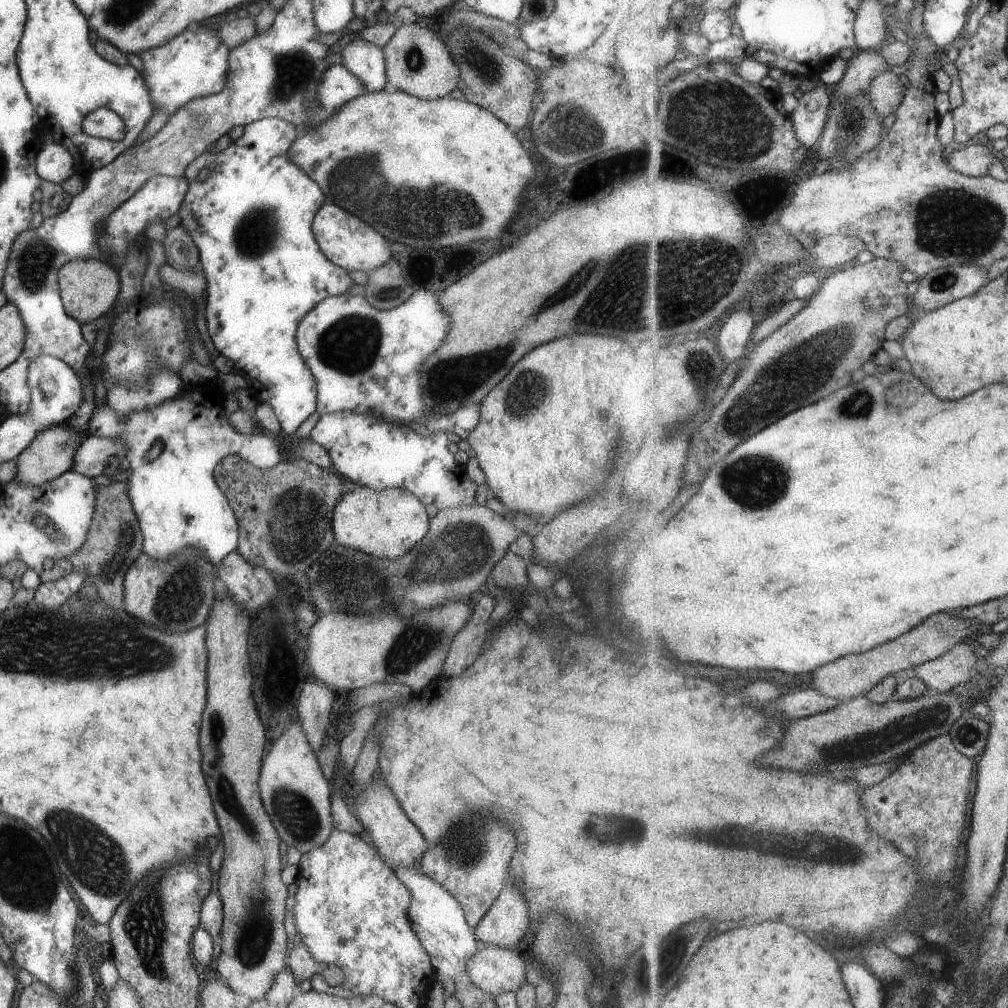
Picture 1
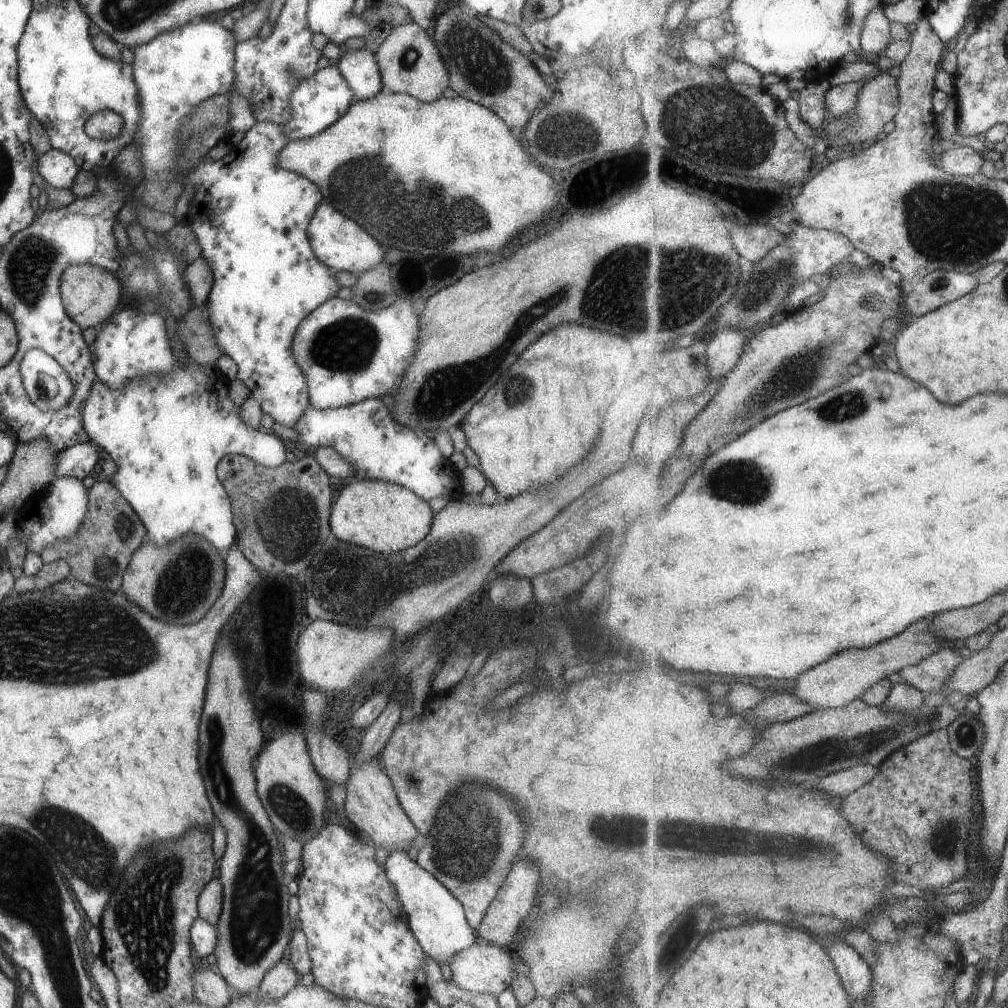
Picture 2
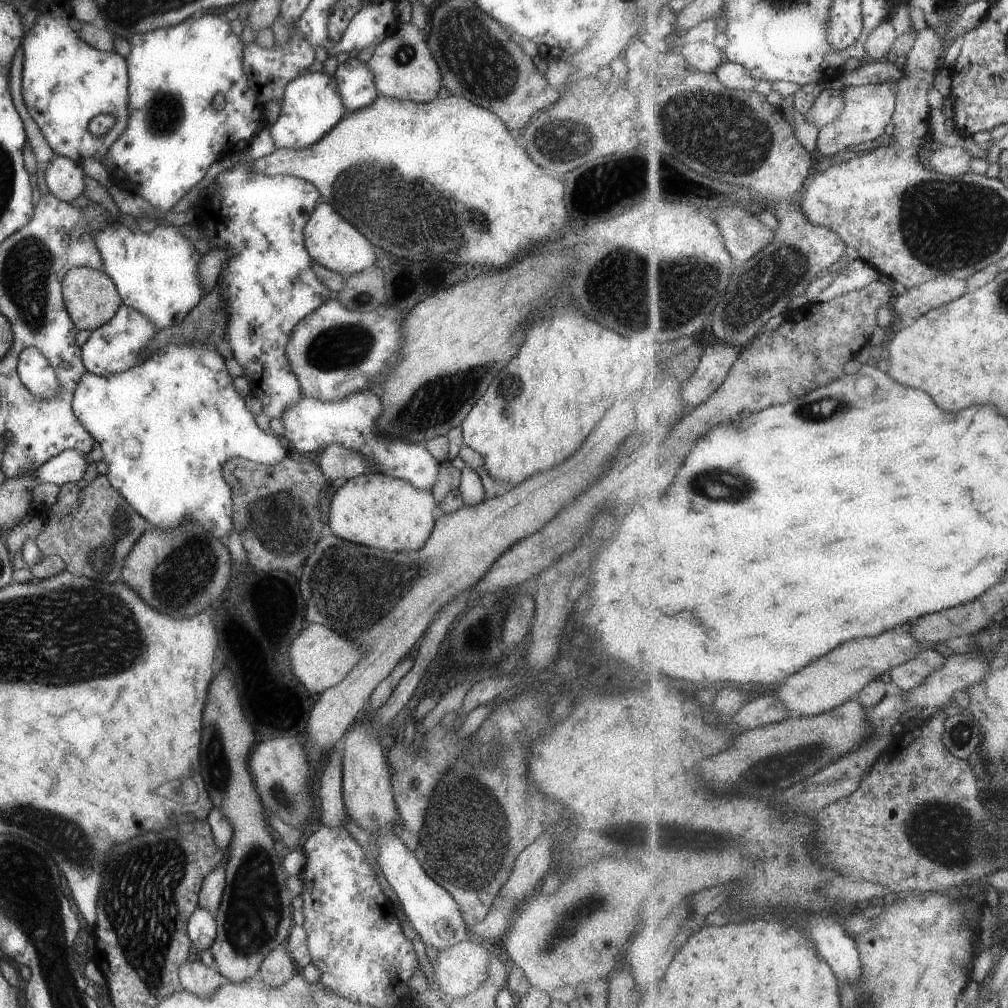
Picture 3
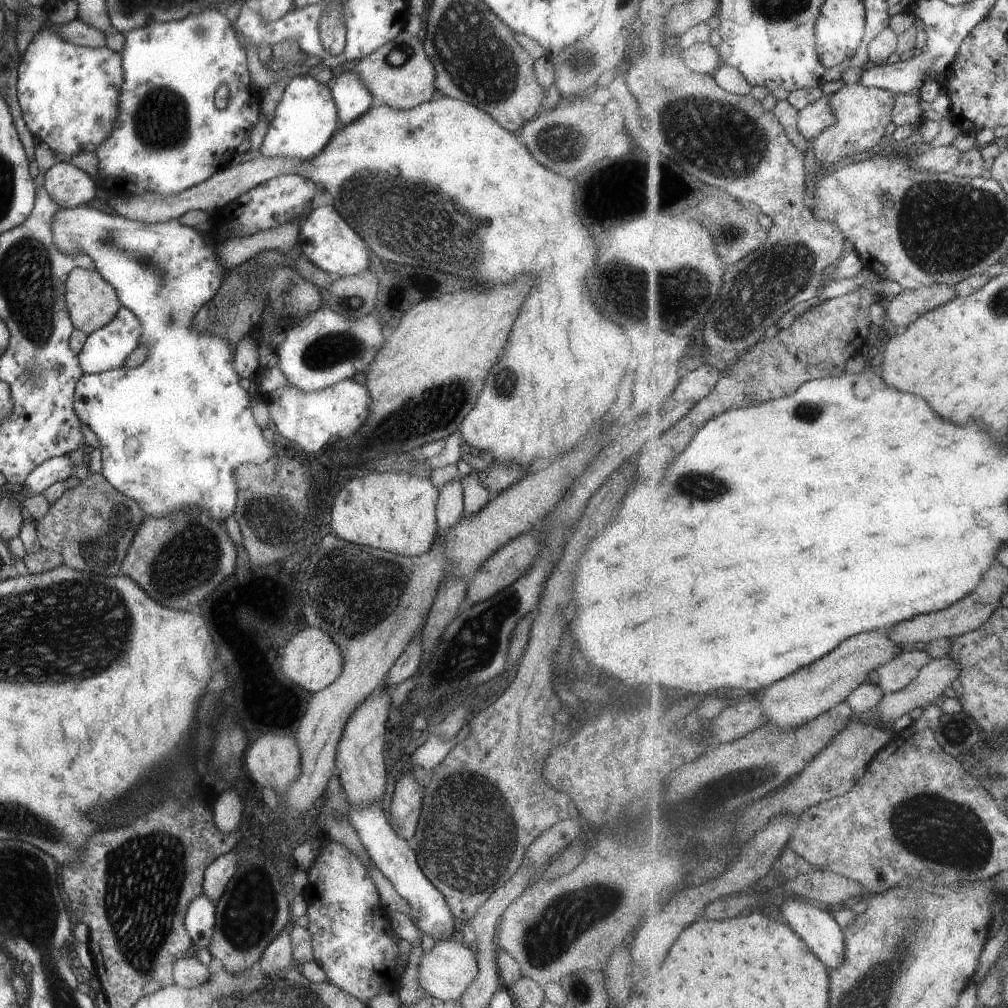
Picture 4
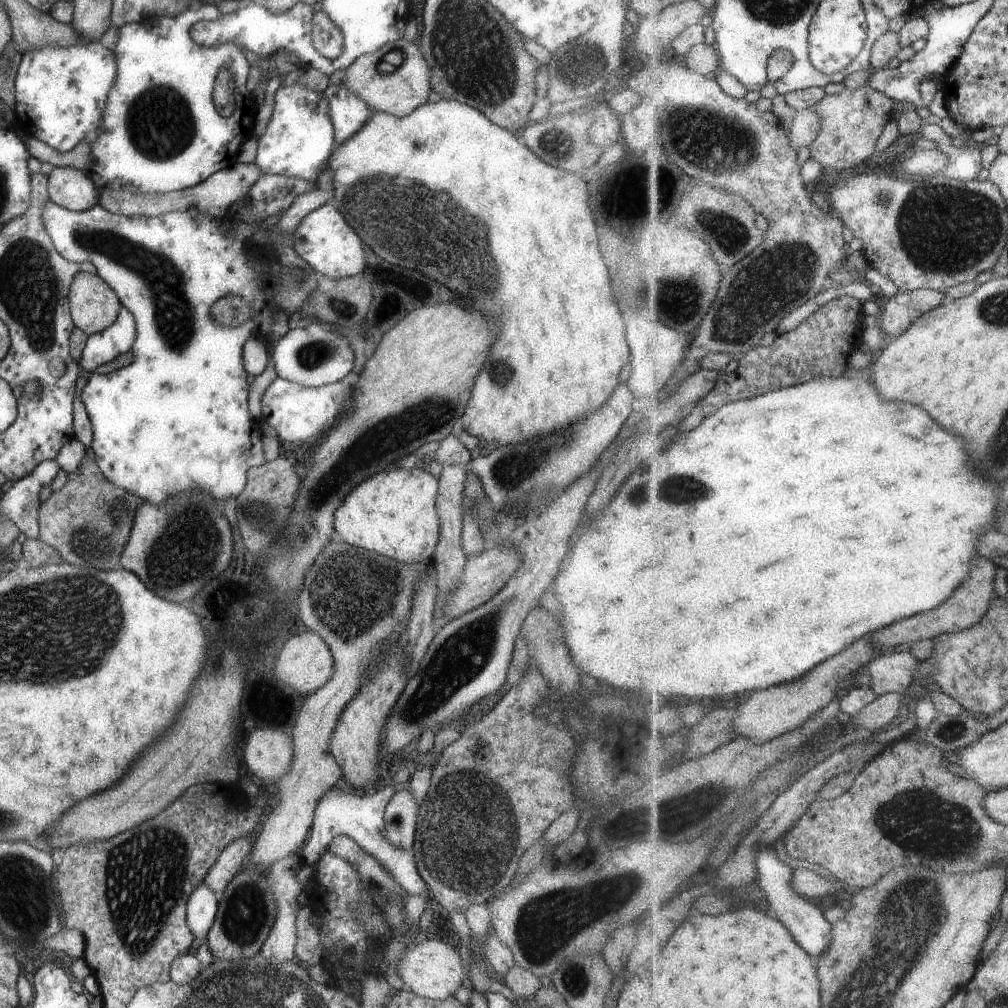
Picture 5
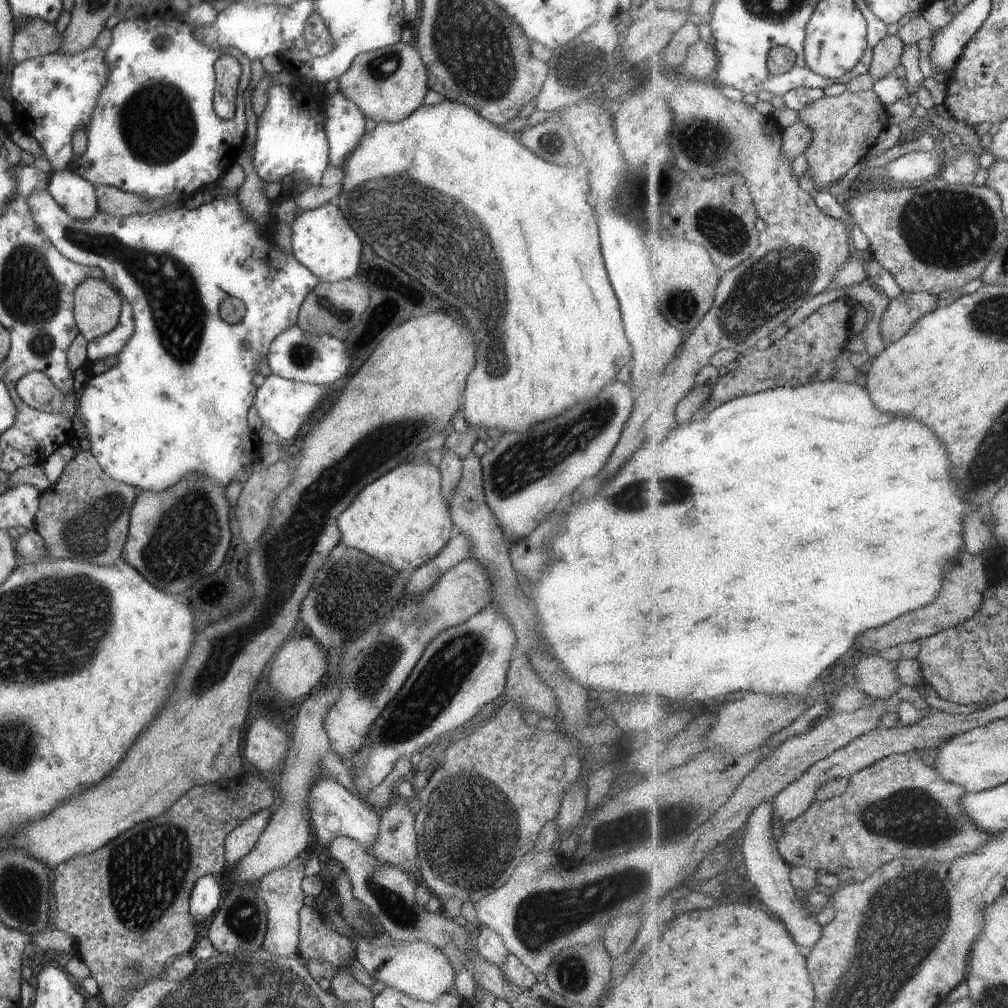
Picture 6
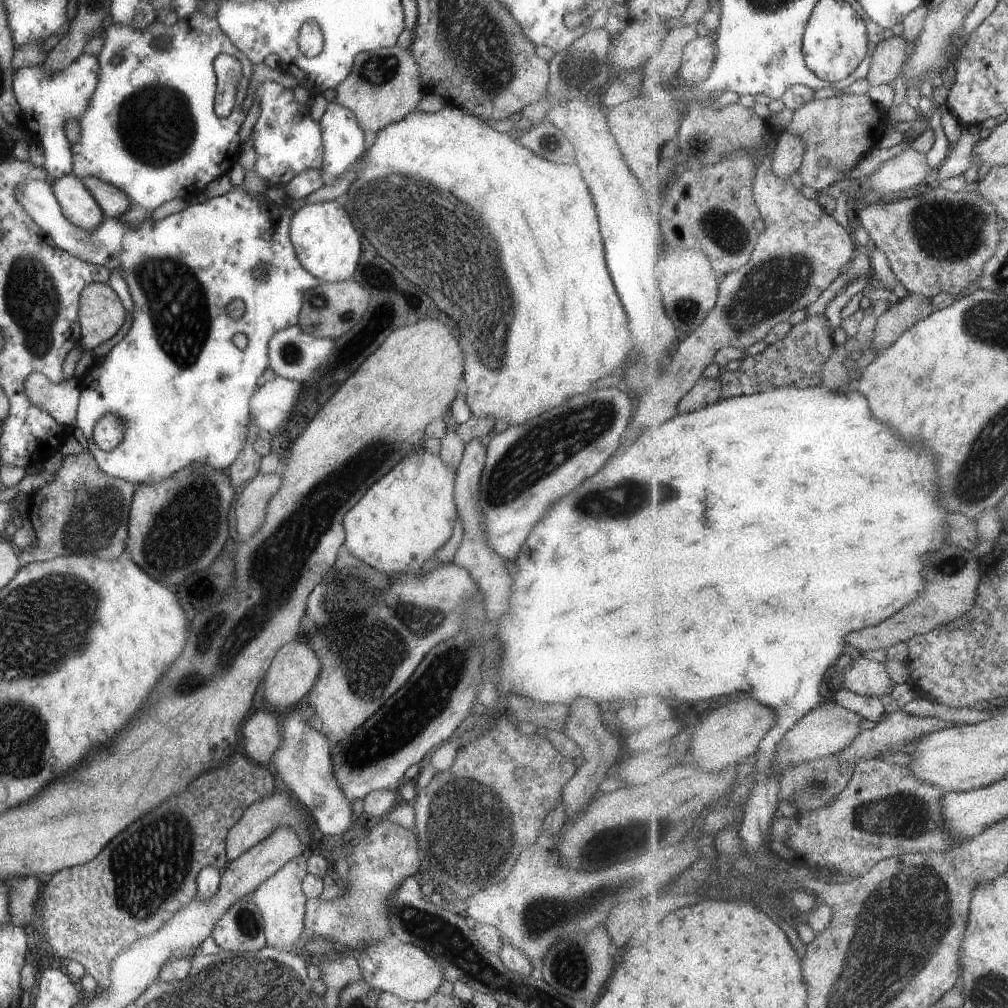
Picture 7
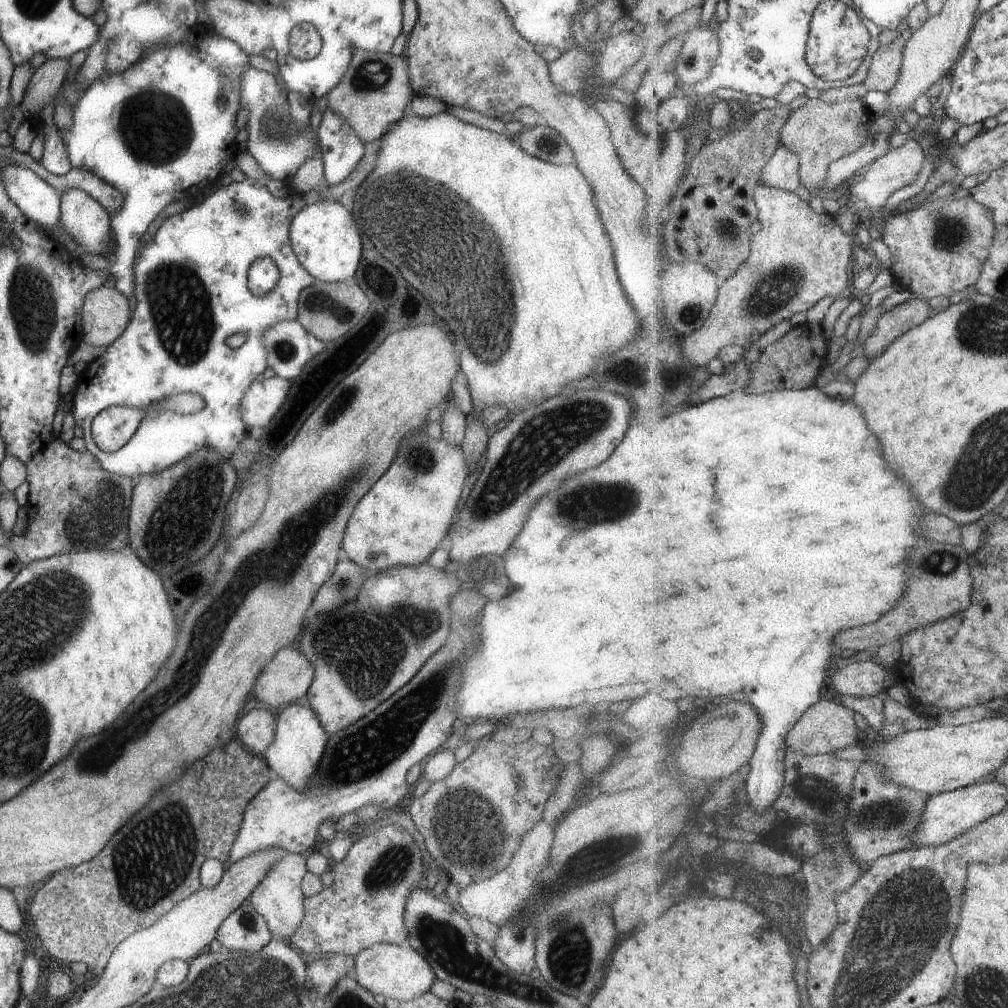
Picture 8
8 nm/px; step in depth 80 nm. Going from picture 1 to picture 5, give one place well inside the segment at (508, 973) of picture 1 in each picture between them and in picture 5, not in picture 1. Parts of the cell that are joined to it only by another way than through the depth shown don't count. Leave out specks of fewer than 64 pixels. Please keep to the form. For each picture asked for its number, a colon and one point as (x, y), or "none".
2: (485, 968)
3: (459, 969)
4: (444, 972)
5: (432, 969)

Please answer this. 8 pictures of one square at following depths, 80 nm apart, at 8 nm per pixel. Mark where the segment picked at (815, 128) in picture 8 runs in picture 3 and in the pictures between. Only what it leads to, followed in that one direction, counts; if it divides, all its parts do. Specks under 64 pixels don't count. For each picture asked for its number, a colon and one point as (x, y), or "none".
3: (869, 109)
4: (863, 113)
5: (853, 121)
6: (846, 127)
7: (838, 131)

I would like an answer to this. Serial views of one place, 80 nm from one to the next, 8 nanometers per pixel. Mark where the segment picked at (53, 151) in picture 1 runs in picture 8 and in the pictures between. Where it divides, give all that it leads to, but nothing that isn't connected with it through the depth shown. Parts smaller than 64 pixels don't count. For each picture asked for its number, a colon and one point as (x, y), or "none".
2: (58, 169)
3: (63, 177)
4: (67, 185)
5: (70, 188)
6: (76, 196)
7: (78, 206)
8: (82, 218)

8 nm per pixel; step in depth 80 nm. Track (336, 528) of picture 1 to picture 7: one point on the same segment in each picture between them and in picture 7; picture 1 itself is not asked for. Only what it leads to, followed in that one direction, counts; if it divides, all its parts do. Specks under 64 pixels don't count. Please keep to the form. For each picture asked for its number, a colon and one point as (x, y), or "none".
2: (384, 517)
3: (374, 510)
4: (394, 512)
5: (392, 513)
6: (401, 519)
7: (403, 519)

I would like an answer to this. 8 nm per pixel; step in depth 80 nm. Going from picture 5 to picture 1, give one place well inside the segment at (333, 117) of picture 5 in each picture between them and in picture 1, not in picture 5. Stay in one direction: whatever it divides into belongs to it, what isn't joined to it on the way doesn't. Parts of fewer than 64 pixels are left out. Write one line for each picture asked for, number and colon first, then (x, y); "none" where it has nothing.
1: (363, 59)
2: (358, 65)
3: (354, 80)
4: (351, 97)

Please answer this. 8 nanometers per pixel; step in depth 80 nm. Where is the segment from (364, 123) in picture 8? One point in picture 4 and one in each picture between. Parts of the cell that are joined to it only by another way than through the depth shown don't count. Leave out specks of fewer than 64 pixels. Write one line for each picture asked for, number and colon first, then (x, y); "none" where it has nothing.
4: (397, 73)
5: (394, 78)
6: (388, 83)
7: (383, 85)

